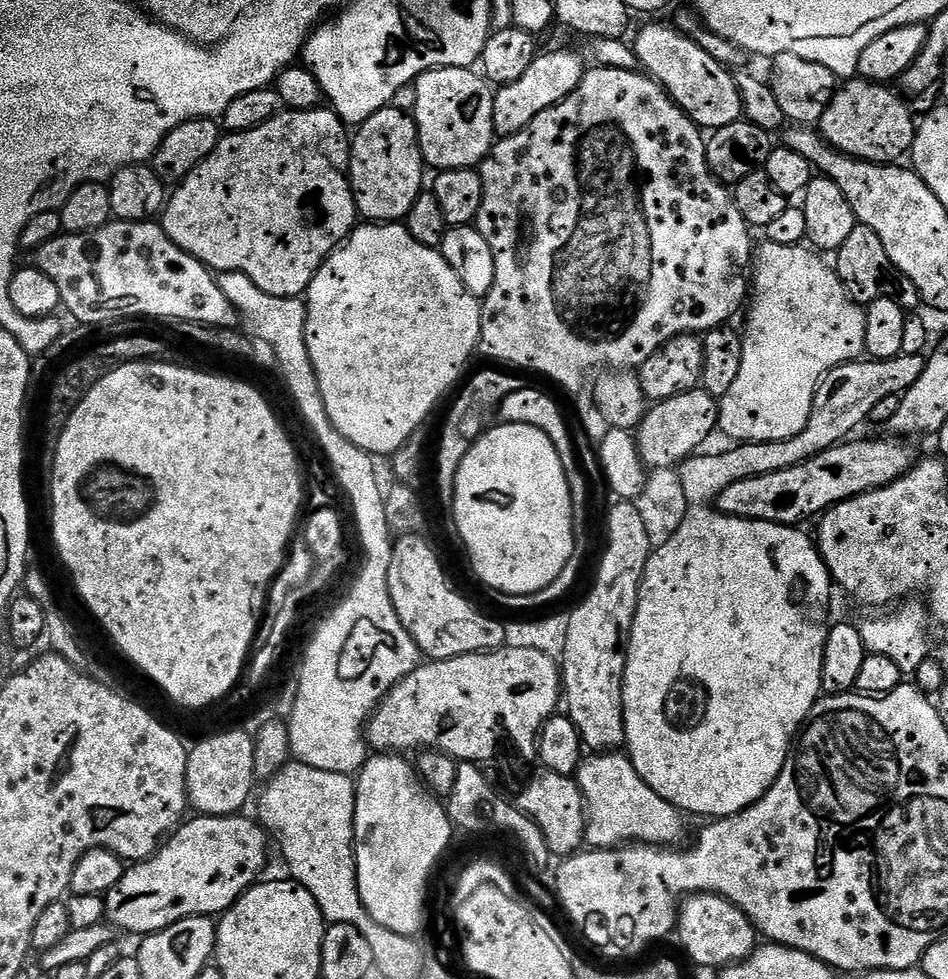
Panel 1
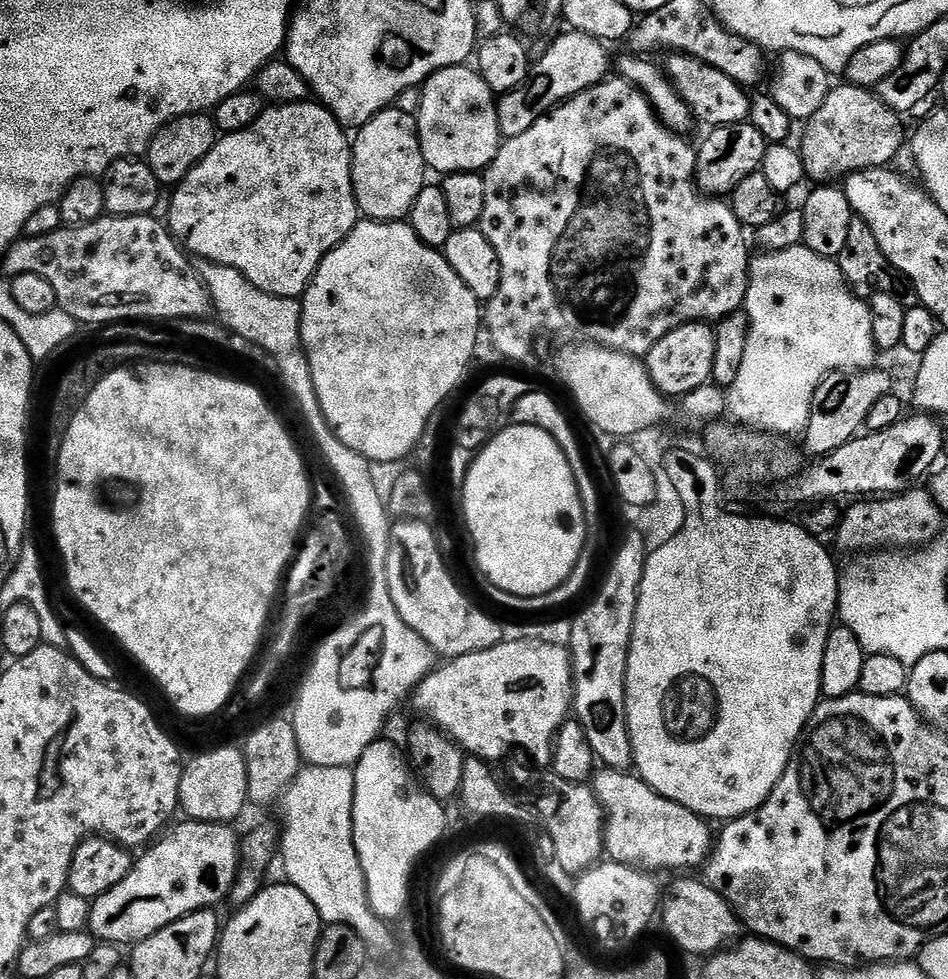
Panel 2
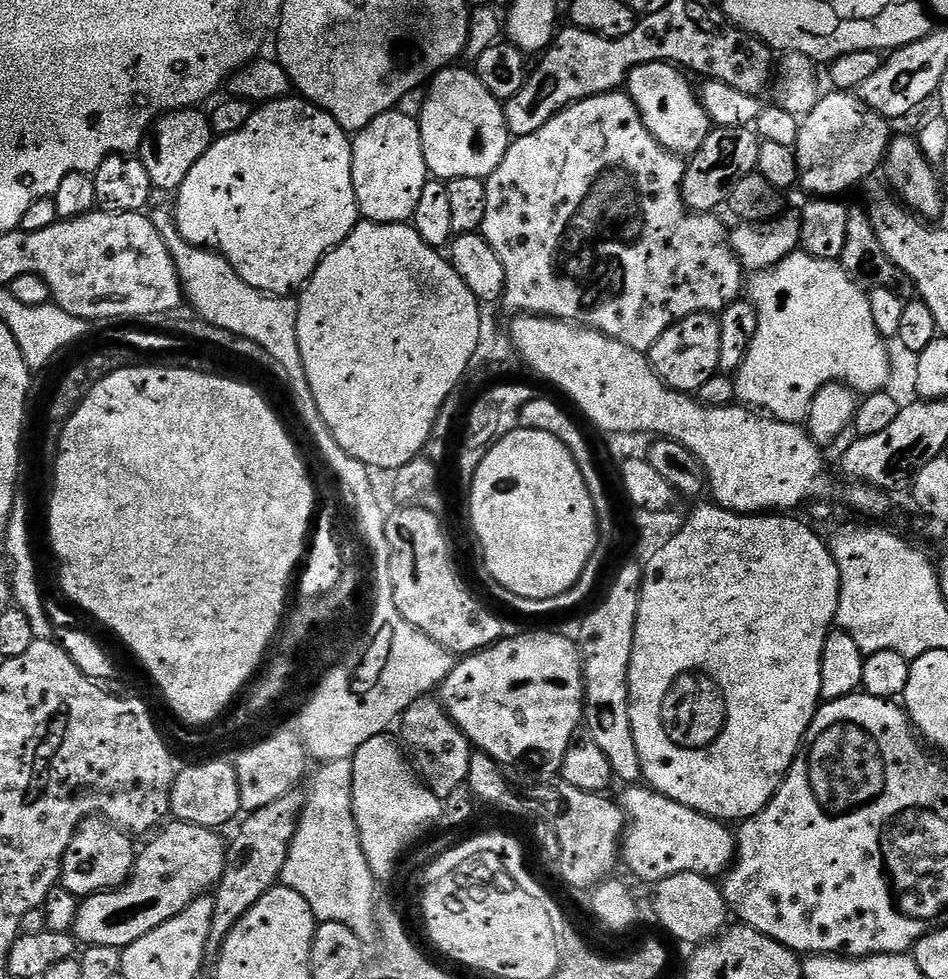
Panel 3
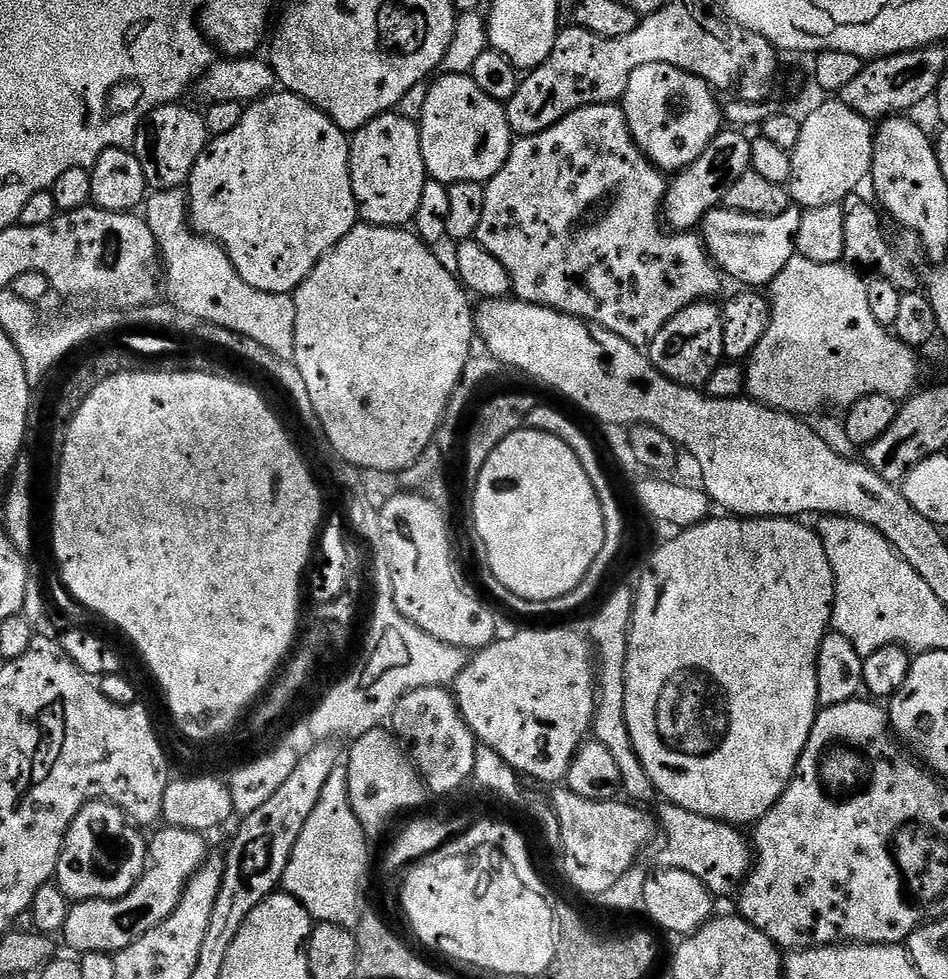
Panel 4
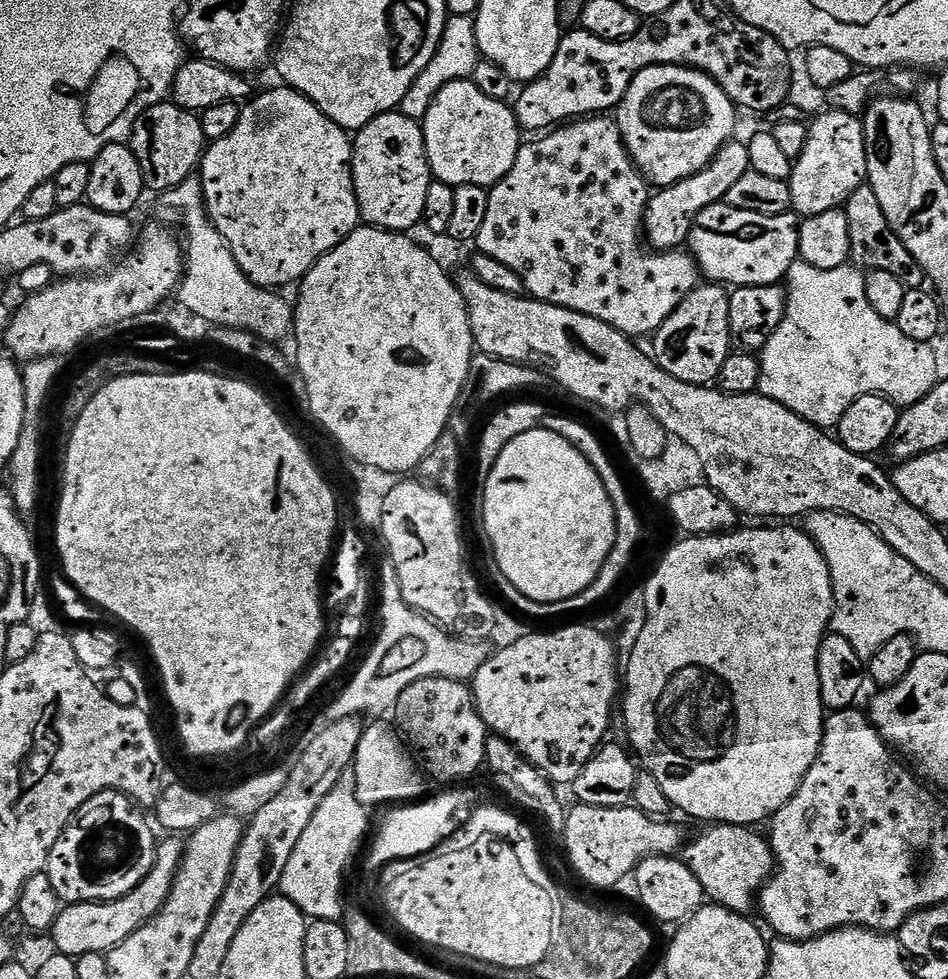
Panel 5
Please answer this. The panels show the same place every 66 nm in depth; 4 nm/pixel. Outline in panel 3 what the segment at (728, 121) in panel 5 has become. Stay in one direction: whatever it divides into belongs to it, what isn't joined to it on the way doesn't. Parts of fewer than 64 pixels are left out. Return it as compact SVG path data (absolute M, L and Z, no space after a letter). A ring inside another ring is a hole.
M643 64L628 76L626 91L636 104L638 114L666 150L681 158L690 158L706 142L710 131L708 114L697 89L688 85L689 77L674 64Z

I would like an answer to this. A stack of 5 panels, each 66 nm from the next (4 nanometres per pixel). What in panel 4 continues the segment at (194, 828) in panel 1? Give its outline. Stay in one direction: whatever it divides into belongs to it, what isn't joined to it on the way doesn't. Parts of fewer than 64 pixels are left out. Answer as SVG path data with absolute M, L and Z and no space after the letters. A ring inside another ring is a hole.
M164 826L161 829L161 832L154 833L148 840L148 864L144 868L143 876L125 896L119 896L116 900L81 900L69 907L62 939L73 948L71 949L73 953L107 952L115 954L121 952L123 948L130 947L135 940L142 938L142 934L154 930L154 926L166 922L166 918L174 914L190 878L203 866L210 849L204 845L205 837L199 832L171 826Z

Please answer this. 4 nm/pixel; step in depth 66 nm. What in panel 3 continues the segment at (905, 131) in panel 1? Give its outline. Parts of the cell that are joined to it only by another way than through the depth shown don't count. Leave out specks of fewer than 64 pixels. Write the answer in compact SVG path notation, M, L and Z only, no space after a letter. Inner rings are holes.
M829 91L829 96L821 95L817 104L800 120L800 133L794 149L798 162L799 191L809 192L812 198L840 198L851 188L856 188L860 183L863 185L869 178L877 175L878 169L883 165L884 156L888 152L890 139L889 121L879 116L870 106L860 101L859 95L851 92Z

